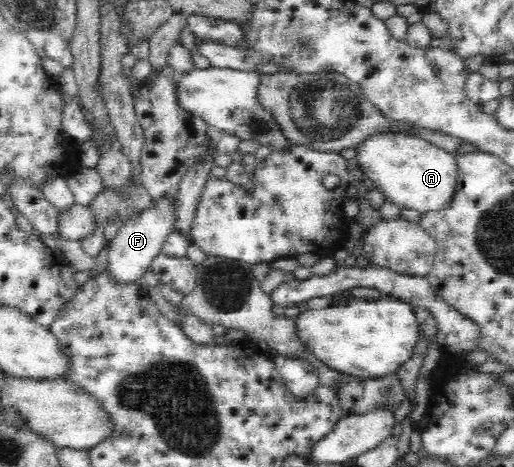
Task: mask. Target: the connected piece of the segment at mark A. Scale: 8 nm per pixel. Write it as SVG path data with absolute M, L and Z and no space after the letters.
M377 133L366 138L355 150L358 172L371 179L377 190L385 195L385 199L394 202L401 207L401 210L415 210L420 214L425 214L442 213L451 208L460 183L458 159L455 158L455 152L443 150L407 133Z

